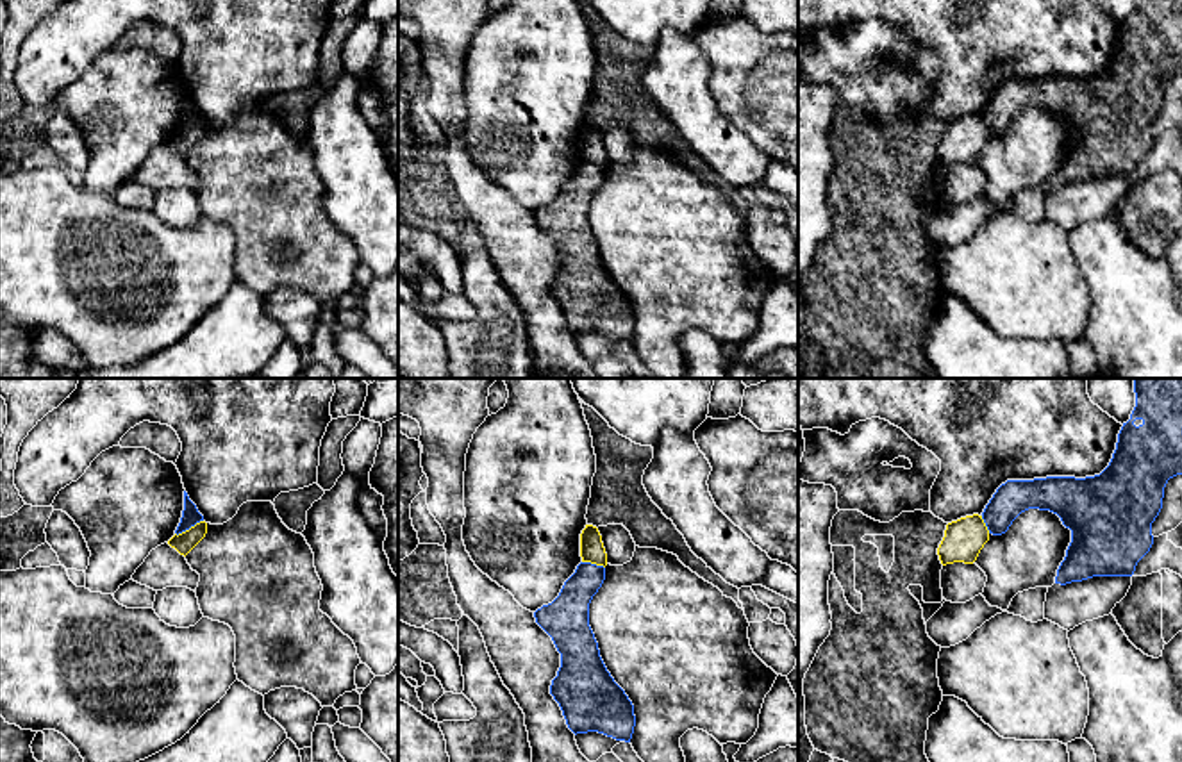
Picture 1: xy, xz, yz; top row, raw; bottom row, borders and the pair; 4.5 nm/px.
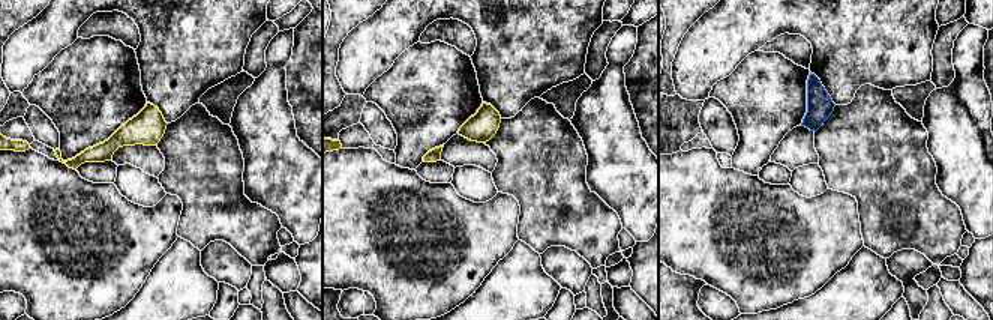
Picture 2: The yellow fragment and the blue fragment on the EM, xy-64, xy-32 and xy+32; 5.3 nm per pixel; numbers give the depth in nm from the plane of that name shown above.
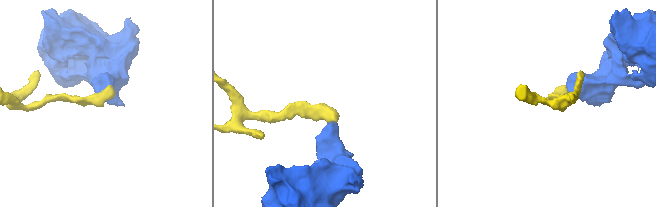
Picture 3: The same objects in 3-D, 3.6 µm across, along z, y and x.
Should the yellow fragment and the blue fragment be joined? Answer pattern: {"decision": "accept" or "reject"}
{"decision": "reject"}

